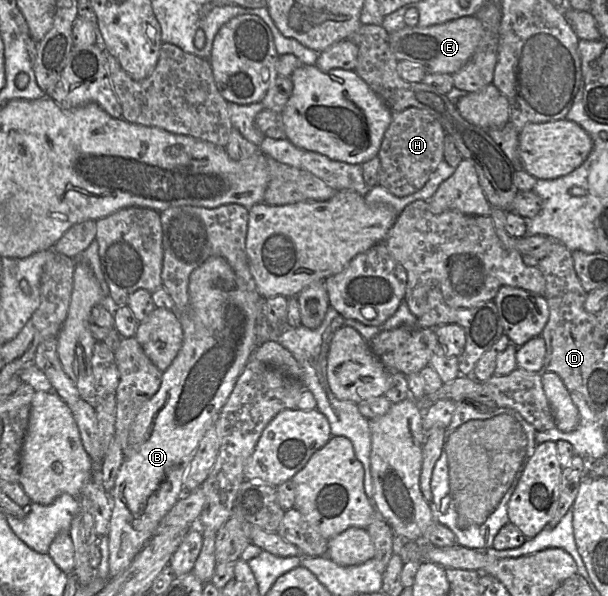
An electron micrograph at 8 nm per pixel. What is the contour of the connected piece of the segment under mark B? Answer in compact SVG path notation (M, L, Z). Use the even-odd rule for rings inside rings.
M210 257L191 272L188 283L188 304L183 311L178 313L178 318L183 331L183 341L181 348L170 366L165 371L163 371L161 384L158 391L147 402L145 402L139 410L130 429L125 448L121 448L123 452L122 464L118 471L115 484L109 493L113 503L109 531L107 534L109 546L109 578L117 576L131 564L134 557L155 535L162 518L169 512L177 500L186 492L183 488L183 479L192 456L197 449L199 441L201 440L206 430L214 424L219 411L225 404L234 387L237 377L247 362L251 359L251 357L253 357L253 352L257 347L256 317L258 317L258 301L255 301L254 292L255 291L247 291L246 285L237 277L232 267L222 257Z

